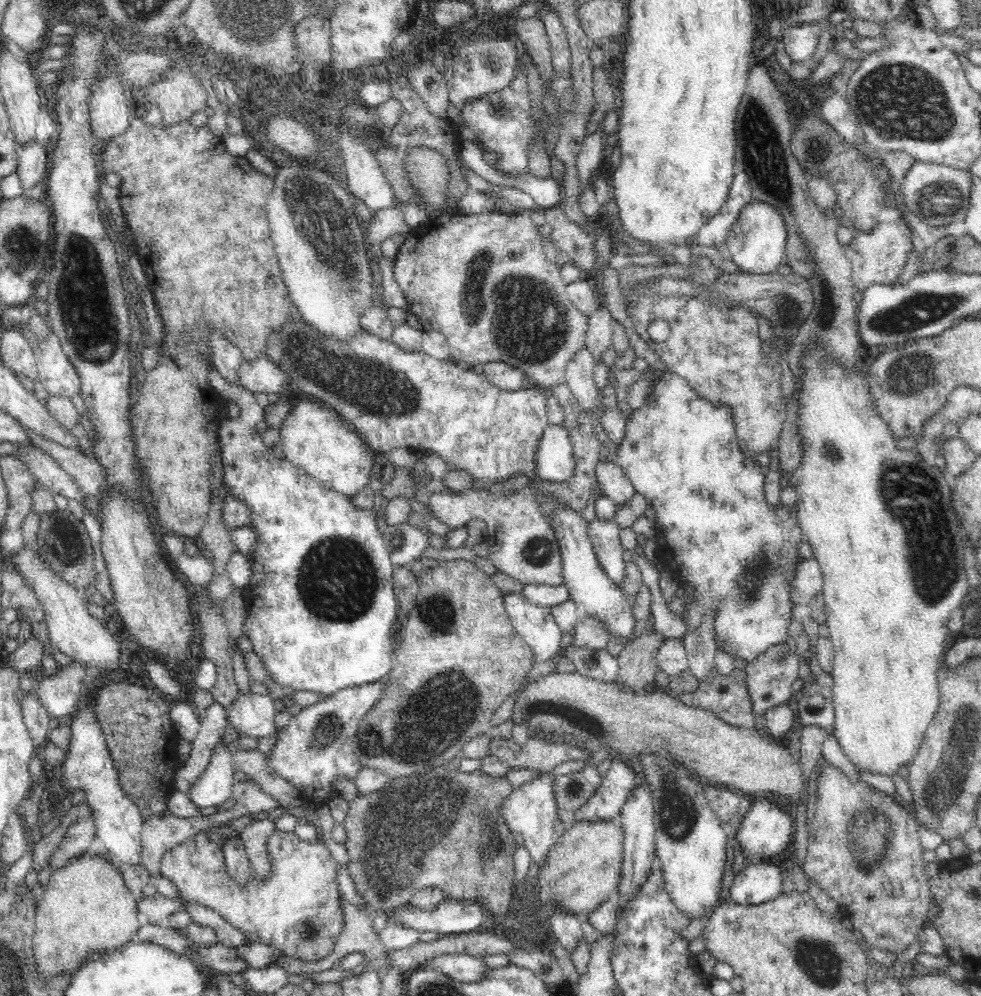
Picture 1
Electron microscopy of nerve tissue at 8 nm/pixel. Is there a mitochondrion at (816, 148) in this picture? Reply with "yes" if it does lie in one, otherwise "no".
yes

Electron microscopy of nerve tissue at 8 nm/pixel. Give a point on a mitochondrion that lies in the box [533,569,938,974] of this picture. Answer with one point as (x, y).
(870, 838)

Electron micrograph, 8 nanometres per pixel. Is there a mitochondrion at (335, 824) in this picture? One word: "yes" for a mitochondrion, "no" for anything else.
no

